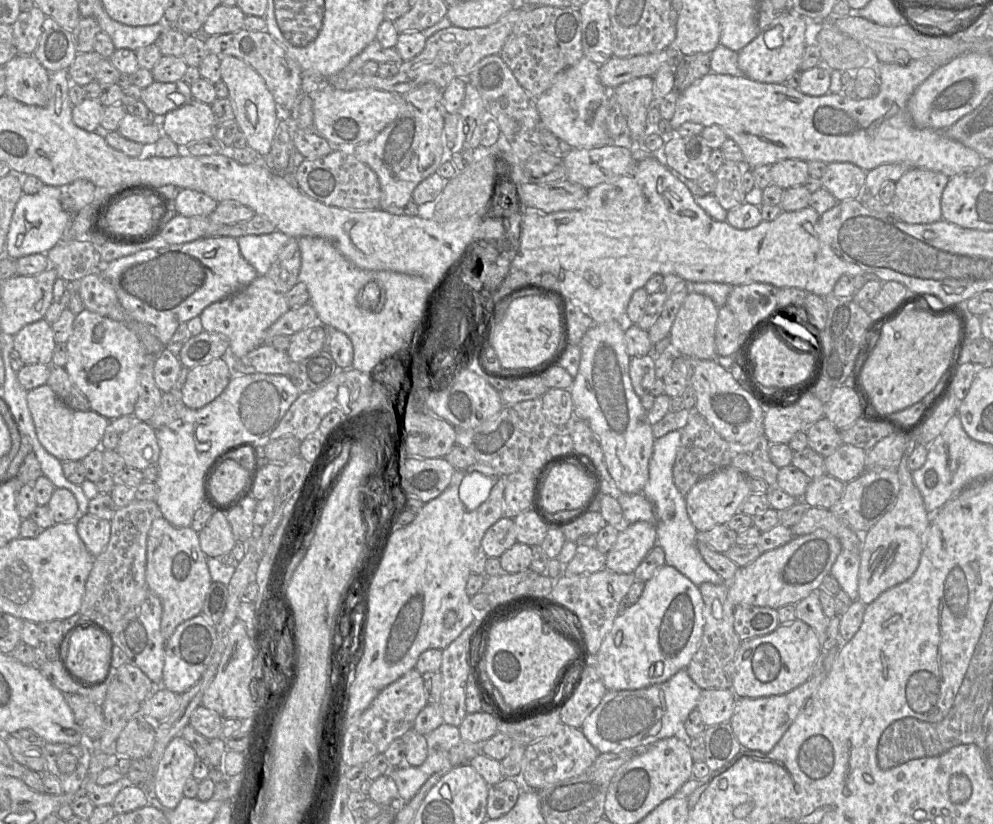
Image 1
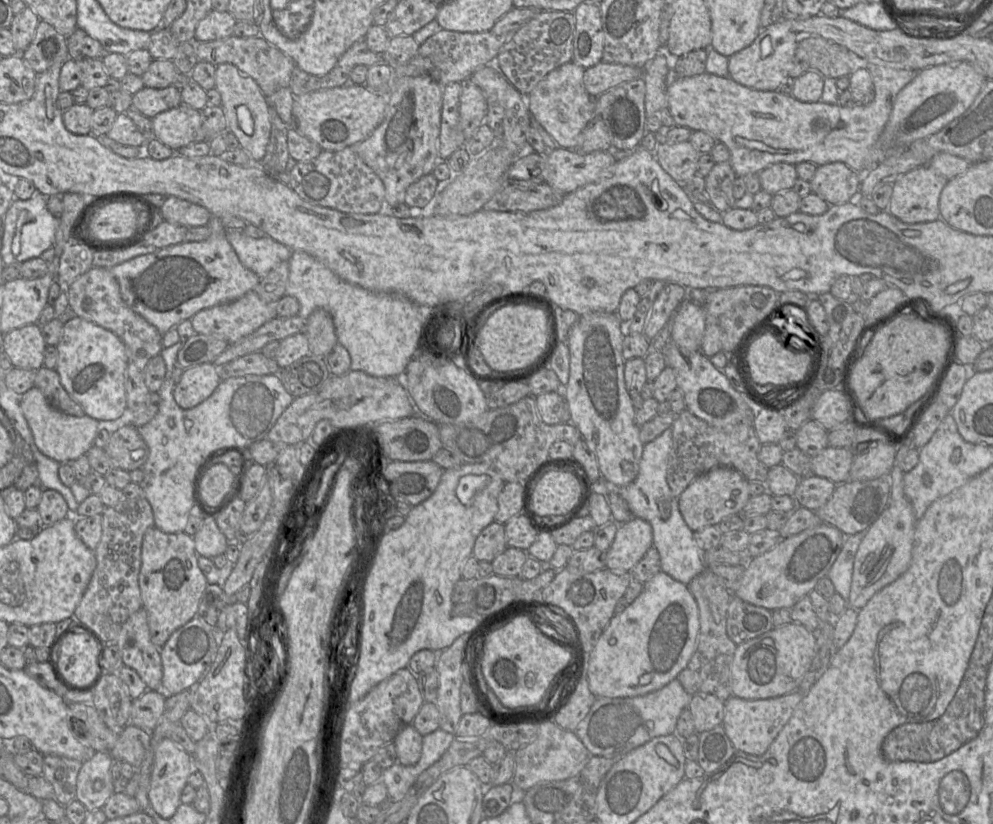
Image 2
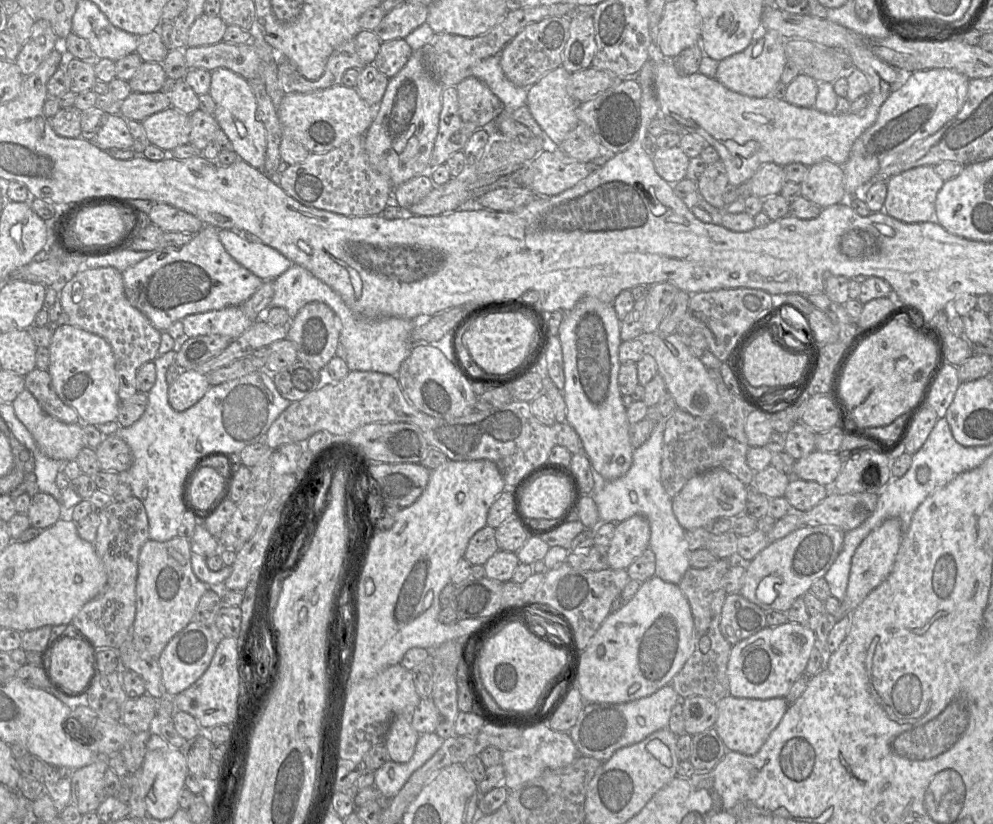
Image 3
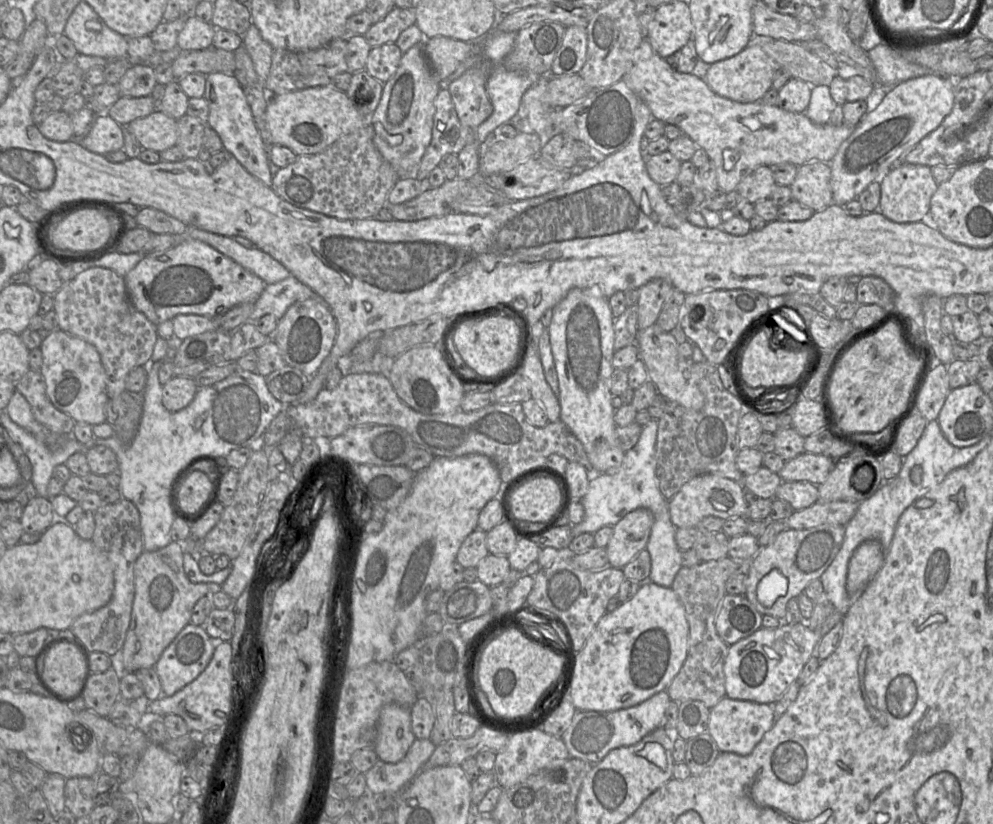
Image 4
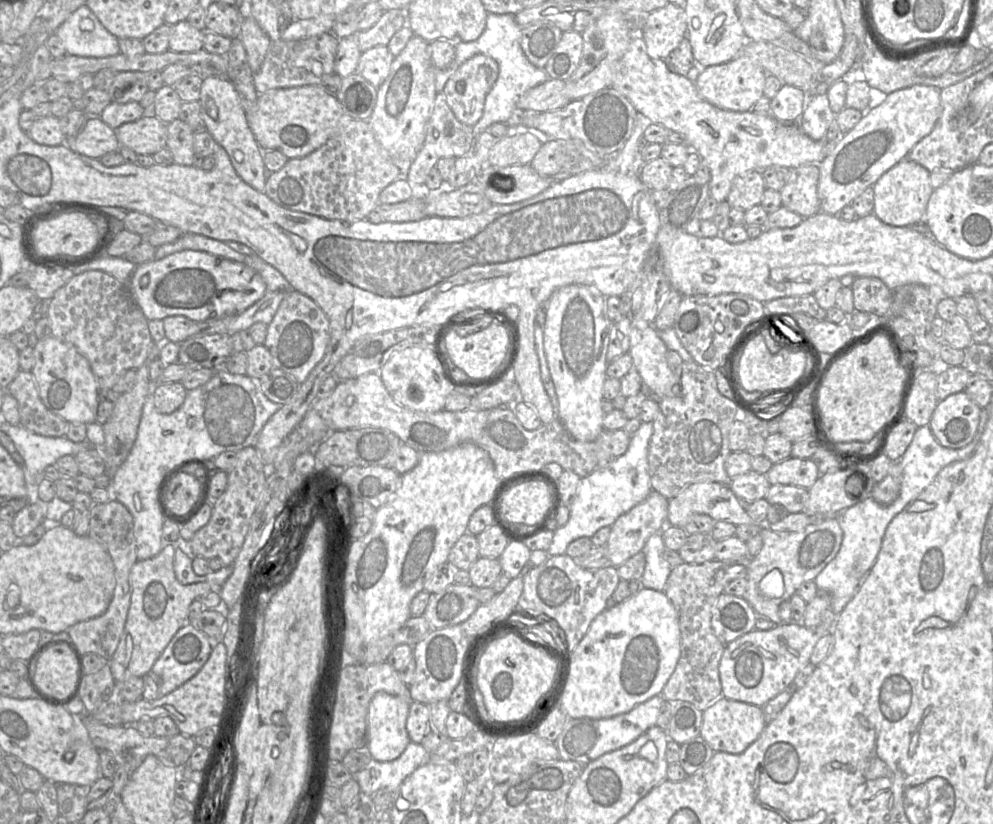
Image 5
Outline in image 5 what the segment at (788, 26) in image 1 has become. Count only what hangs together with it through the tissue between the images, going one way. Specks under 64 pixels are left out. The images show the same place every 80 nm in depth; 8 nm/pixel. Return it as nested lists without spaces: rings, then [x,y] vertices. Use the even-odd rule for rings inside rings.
[[[737,55],[733,60],[707,67],[694,82],[699,94],[710,104],[724,110],[746,112],[752,110],[764,96],[763,90],[767,73],[752,59]]]

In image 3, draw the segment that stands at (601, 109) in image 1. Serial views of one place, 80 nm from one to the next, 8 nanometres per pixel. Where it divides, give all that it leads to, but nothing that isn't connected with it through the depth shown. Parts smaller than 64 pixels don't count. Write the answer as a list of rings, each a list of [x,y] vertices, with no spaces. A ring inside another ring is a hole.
[[[560,65],[528,88],[527,107],[541,129],[557,146],[580,123],[577,117],[580,103],[576,102],[567,90],[570,75],[571,73]]]

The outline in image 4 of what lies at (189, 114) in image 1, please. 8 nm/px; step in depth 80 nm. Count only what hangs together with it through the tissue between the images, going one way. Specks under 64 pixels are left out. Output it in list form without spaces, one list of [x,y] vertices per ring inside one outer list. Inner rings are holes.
[[[156,109],[123,127],[136,138],[143,150],[160,153],[177,144],[177,120]]]

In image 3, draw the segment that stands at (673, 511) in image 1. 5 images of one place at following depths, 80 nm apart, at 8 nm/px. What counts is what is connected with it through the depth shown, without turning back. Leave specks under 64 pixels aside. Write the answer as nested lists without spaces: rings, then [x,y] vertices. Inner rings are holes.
[[[665,420],[656,422],[650,437],[633,451],[632,464],[625,475],[607,481],[598,492],[592,492],[601,523],[620,523],[634,515],[644,516],[650,524],[649,548],[655,554],[655,576],[679,584],[690,568],[689,547],[685,529],[677,521],[672,510],[672,499],[661,483],[661,460]]]

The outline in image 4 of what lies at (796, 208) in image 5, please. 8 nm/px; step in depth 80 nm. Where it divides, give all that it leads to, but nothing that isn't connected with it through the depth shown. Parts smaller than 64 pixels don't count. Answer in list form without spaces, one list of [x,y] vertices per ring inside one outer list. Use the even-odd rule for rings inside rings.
[[[812,162],[799,166],[790,188],[793,200],[814,212],[831,206],[834,201],[830,163]]]

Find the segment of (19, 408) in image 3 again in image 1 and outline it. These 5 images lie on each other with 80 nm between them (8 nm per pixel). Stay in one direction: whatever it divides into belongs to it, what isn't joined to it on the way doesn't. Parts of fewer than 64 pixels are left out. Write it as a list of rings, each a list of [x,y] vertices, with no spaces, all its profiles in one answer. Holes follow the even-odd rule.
[[[47,384],[33,388],[27,393],[27,404],[31,412],[37,437],[43,447],[62,463],[81,461],[96,449],[106,432],[109,419],[93,410],[77,411],[64,404]]]

